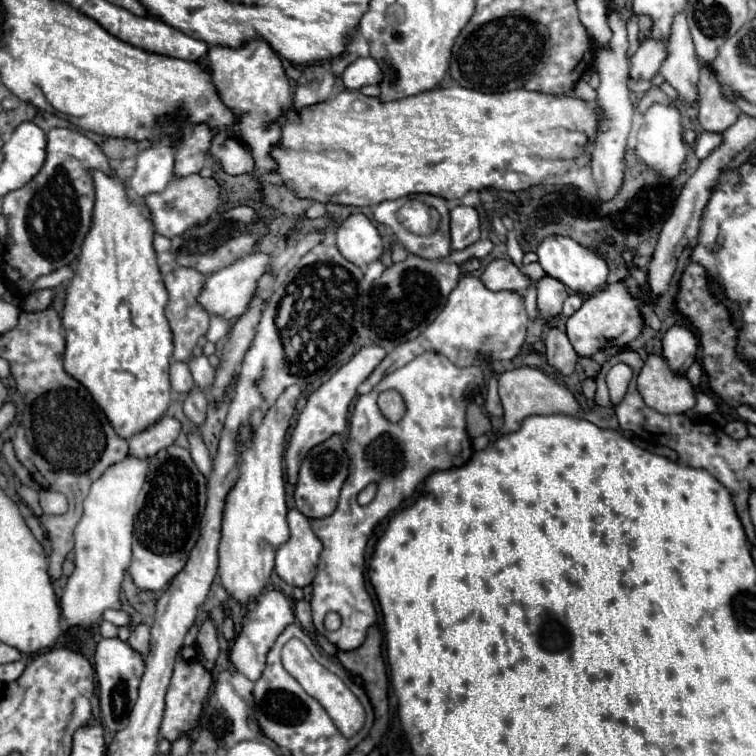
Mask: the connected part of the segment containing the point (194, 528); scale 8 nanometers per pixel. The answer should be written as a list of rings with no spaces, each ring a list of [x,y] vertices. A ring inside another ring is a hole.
[[[171,445],[161,449],[149,461],[141,497],[143,501],[139,503],[145,505],[135,517],[133,561],[129,573],[139,589],[163,591],[167,583],[185,567],[189,553],[199,539],[199,525],[207,501],[207,479],[197,469],[187,449]]]

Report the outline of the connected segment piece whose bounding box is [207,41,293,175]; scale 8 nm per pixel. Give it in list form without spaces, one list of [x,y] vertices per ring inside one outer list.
[[[249,41],[237,49],[221,45],[209,47],[207,63],[223,103],[239,117],[239,123],[235,125],[235,137],[245,141],[245,145],[251,149],[255,159],[255,175],[273,173],[275,161],[269,157],[269,151],[281,137],[281,123],[285,123],[285,111],[293,101],[281,57],[267,41]]]

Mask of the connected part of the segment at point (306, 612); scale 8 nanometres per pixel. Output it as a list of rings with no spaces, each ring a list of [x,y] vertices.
[[[297,601],[295,603],[295,617],[299,621],[299,625],[309,631],[309,633],[315,633],[315,625],[311,621],[311,607],[307,601]]]

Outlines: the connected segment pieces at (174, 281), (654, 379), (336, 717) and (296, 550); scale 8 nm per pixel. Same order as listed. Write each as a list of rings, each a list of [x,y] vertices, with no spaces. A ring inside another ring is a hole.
[[[175,267],[171,273],[163,277],[165,289],[169,293],[169,303],[167,303],[167,319],[171,325],[171,335],[173,335],[173,357],[177,361],[189,361],[193,357],[193,349],[199,341],[201,335],[207,333],[209,329],[209,313],[199,305],[197,297],[201,293],[201,287],[205,285],[205,275],[197,273],[195,269],[185,269],[185,267]]]
[[[647,355],[637,375],[637,389],[647,407],[665,415],[685,413],[695,405],[695,391],[687,377],[673,375],[661,355]]]
[[[291,639],[285,643],[283,647],[283,667],[301,683],[301,687],[311,695],[315,697],[323,709],[329,713],[329,717],[333,719],[333,723],[339,727],[341,734],[347,738],[351,738],[359,732],[359,729],[363,727],[365,723],[365,711],[363,711],[363,705],[359,703],[359,699],[349,691],[349,687],[337,677],[333,675],[331,671],[327,671],[321,663],[317,663],[313,659],[313,655],[309,653],[309,649],[305,647],[303,641],[299,639]]]
[[[297,509],[287,513],[287,525],[291,537],[285,545],[275,549],[275,571],[285,583],[303,589],[311,585],[317,573],[319,553],[323,551],[323,545],[311,531],[309,519]]]

